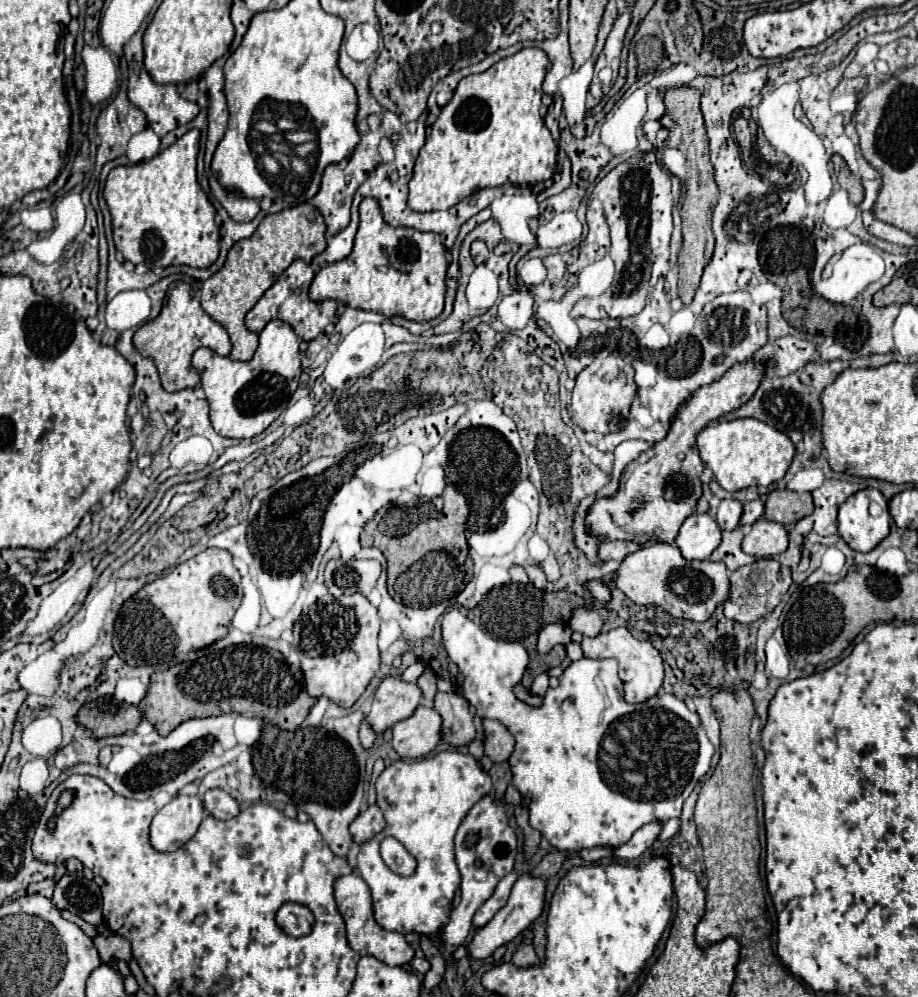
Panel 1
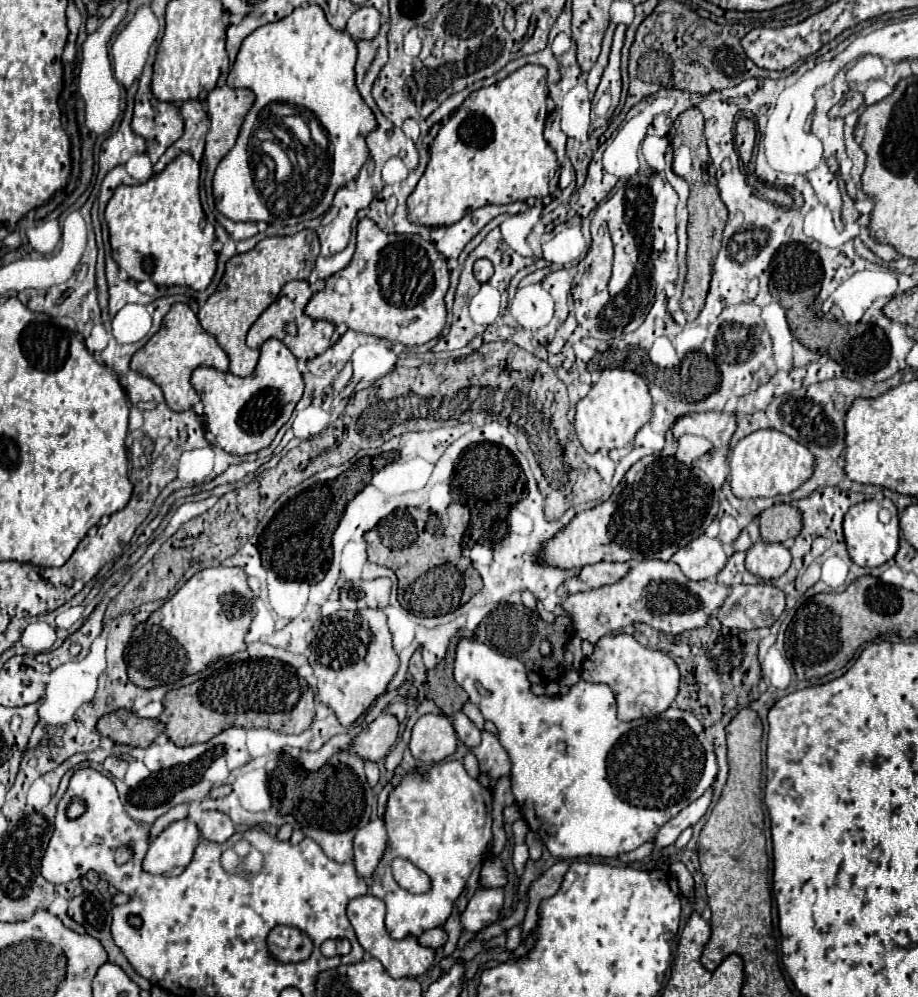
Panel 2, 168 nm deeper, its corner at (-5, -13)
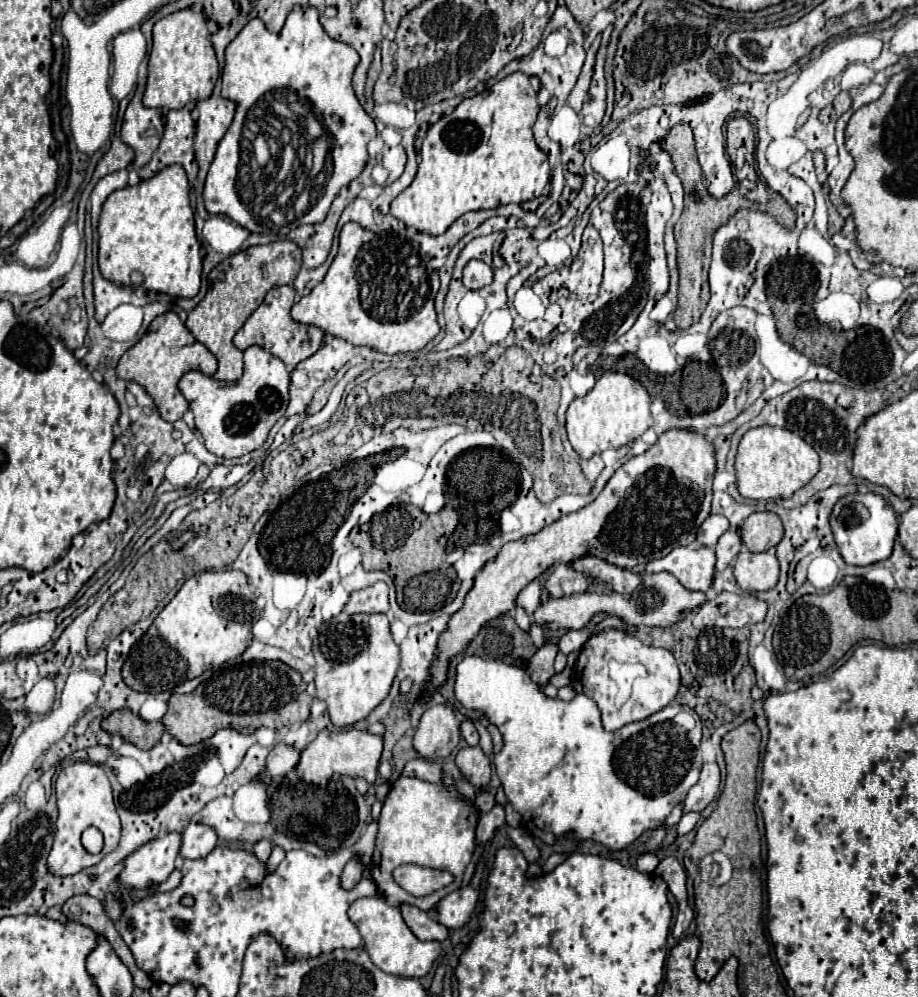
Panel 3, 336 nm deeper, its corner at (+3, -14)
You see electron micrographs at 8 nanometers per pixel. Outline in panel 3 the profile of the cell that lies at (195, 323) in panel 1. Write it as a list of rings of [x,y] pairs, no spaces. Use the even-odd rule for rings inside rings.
[[[165,312],[157,316],[151,322],[147,334],[133,348],[129,348],[117,364],[117,374],[125,380],[141,384],[147,390],[147,394],[155,400],[159,414],[167,422],[179,420],[189,410],[189,402],[181,394],[177,382],[185,372],[191,370],[199,370],[203,374],[215,374],[217,358],[201,342],[197,342],[197,338],[193,338],[193,334],[187,330],[187,326],[175,312]]]

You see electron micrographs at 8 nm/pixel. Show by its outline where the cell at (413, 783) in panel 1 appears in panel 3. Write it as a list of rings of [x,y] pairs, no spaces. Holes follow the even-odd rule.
[[[443,770],[439,784],[429,784],[405,776],[395,780],[383,802],[383,810],[377,822],[379,832],[375,838],[375,852],[369,864],[371,878],[377,890],[383,894],[385,902],[397,908],[401,904],[413,904],[419,910],[429,912],[437,906],[437,902],[441,902],[441,898],[445,898],[445,894],[457,890],[461,886],[465,868],[473,858],[475,828],[479,822],[479,814],[481,814],[479,808],[473,802],[469,802],[463,794],[459,794],[453,776],[447,770]],[[401,864],[417,864],[435,870],[449,870],[449,874],[453,874],[453,884],[425,898],[415,898],[405,890],[401,890],[391,876],[393,868]]]

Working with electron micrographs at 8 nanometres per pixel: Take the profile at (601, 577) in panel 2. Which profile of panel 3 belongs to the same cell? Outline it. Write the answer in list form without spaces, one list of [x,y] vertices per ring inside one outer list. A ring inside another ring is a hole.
[[[559,564],[555,566],[553,574],[547,578],[545,586],[553,598],[559,598],[559,596],[585,592],[589,586],[589,578],[585,578],[585,574],[573,570],[567,564]]]

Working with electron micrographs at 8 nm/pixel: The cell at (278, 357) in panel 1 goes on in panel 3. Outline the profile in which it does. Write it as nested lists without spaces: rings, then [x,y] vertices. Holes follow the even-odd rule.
[[[251,346],[243,354],[245,372],[235,382],[221,382],[197,370],[179,380],[179,390],[195,414],[195,426],[205,440],[205,448],[221,458],[239,458],[261,448],[289,404],[289,372],[285,364],[261,346]]]

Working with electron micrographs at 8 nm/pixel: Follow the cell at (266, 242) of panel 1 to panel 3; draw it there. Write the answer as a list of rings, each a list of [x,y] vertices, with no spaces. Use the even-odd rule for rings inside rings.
[[[291,240],[271,242],[263,246],[251,246],[241,250],[229,258],[225,258],[219,266],[209,274],[209,290],[205,298],[189,312],[187,328],[191,334],[207,346],[207,350],[217,358],[219,370],[215,372],[215,380],[239,380],[243,374],[243,352],[233,346],[233,336],[245,324],[245,320],[257,310],[257,306],[265,300],[265,294],[273,286],[293,284],[301,270],[301,248]]]

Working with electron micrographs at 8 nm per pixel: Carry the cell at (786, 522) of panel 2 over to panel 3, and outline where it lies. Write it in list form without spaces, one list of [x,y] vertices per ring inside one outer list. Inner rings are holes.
[[[755,512],[741,526],[741,538],[749,552],[765,552],[783,538],[783,522],[775,512]]]

